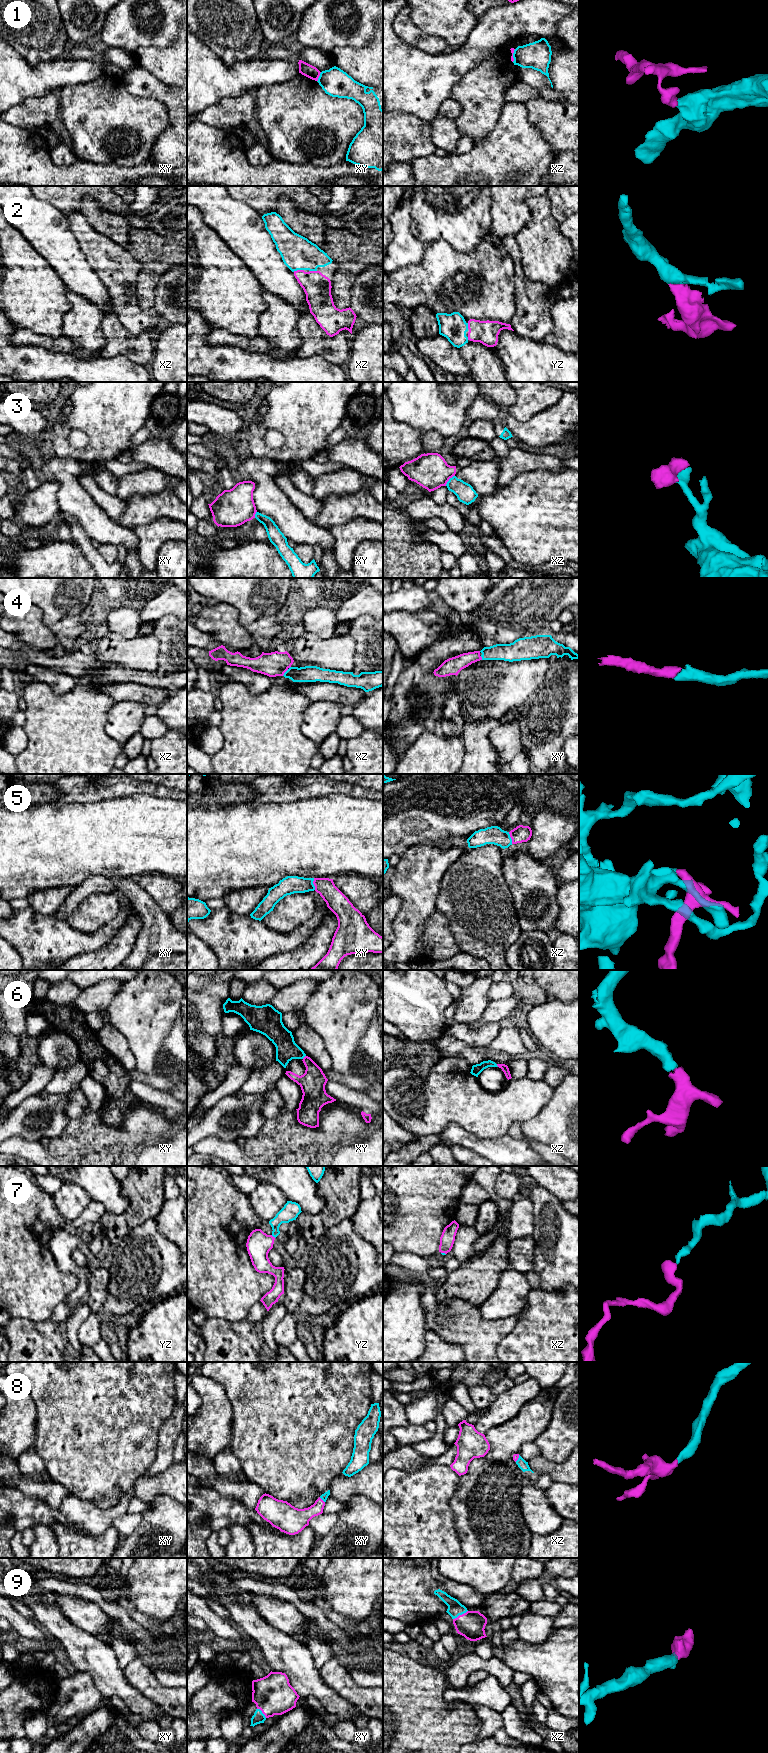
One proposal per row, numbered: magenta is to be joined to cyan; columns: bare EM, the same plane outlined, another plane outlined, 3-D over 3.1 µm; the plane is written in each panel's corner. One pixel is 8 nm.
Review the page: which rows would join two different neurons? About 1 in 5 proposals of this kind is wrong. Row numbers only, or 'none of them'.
1, 3

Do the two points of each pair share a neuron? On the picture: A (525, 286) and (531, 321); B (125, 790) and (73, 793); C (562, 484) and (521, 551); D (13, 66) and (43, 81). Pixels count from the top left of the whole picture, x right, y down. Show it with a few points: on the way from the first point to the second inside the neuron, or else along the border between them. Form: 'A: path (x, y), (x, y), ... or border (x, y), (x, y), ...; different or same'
A: path (530, 295), (531, 312); same
B: path (112, 790), (86, 791); same
C: path (562, 501), (536, 528), (534, 534); same
D: path (20, 73), (28, 81), (36, 81); same

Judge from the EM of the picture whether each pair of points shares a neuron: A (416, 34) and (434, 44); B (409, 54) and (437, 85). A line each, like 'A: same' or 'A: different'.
A: same
B: same

